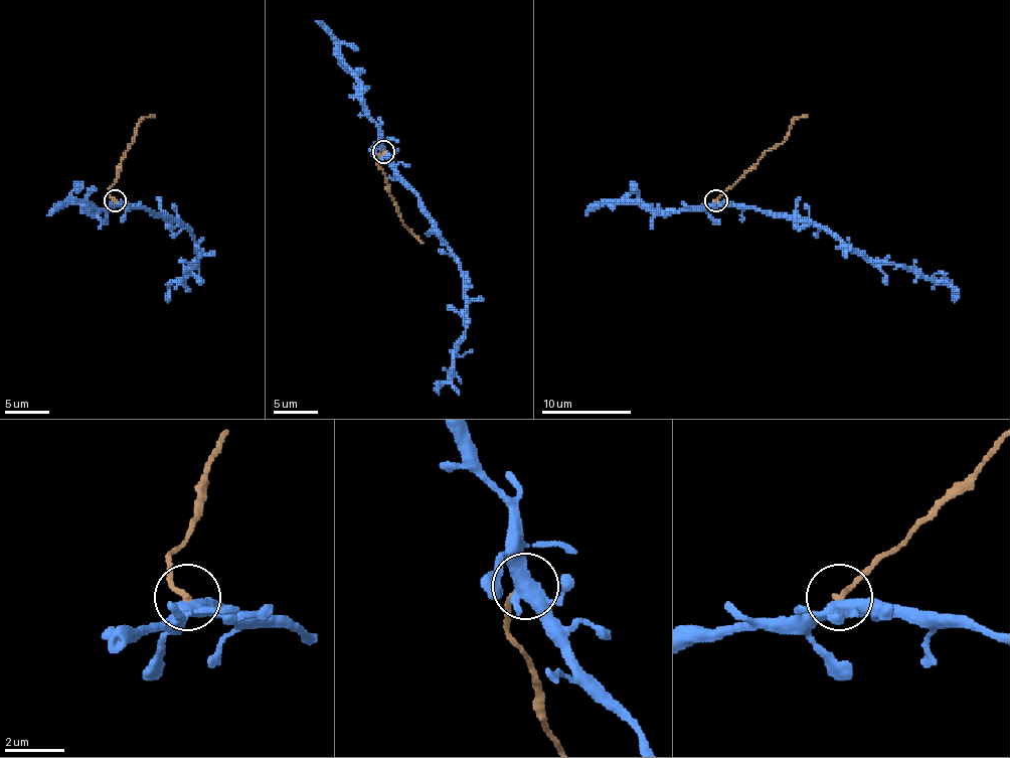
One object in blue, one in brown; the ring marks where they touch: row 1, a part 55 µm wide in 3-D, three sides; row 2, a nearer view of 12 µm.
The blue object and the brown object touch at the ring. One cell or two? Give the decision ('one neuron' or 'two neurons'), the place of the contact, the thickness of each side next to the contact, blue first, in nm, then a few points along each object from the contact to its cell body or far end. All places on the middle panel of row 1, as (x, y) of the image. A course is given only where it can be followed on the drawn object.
two neurons; place (383, 151); calibres 400 and 220 nm; course blue (382, 151), (418, 198), (432, 232), (463, 276), (463, 341), (448, 378), (437, 391); course brown (382, 151), (378, 166), (389, 195), (405, 224), (423, 243)

